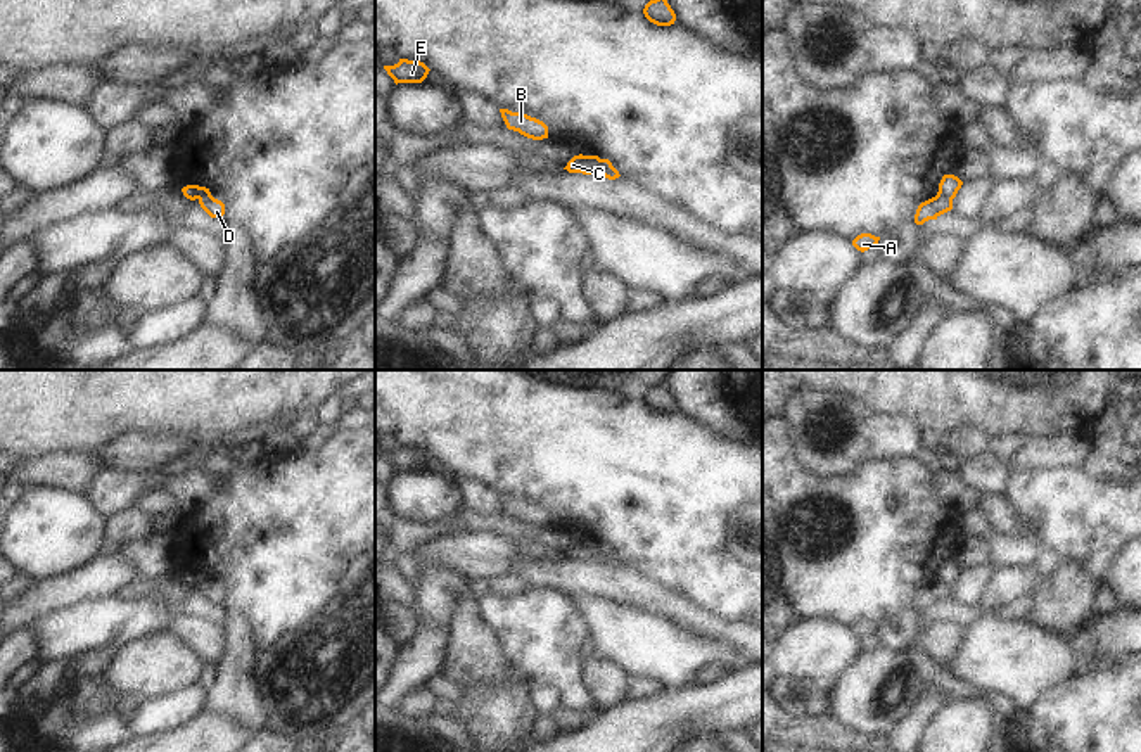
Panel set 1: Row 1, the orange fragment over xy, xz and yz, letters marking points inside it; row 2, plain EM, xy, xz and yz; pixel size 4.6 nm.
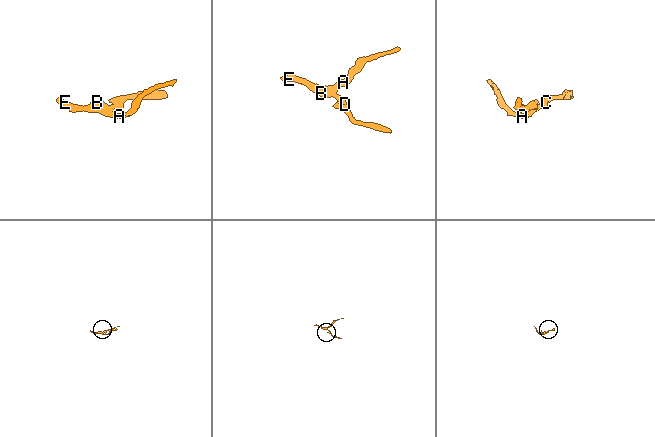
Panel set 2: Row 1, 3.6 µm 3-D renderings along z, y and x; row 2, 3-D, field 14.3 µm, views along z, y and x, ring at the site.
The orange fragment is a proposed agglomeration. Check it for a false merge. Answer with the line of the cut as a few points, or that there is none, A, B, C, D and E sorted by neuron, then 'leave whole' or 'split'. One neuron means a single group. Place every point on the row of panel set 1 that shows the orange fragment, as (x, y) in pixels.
yz (937, 194), (951, 199) | A B D E / C | split

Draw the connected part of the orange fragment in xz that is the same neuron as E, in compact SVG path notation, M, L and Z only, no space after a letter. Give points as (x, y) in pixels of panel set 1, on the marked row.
M399 59L398 64L384 66L384 69L394 80L396 85L398 83L422 83L430 71L424 62L408 61L408 59Z

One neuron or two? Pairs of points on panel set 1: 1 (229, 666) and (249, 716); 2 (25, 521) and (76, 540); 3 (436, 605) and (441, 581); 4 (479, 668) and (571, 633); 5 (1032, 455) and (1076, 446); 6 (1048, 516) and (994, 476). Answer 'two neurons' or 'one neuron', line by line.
1: one neuron
2: one neuron
3: one neuron
4: two neurons
5: one neuron
6: two neurons

